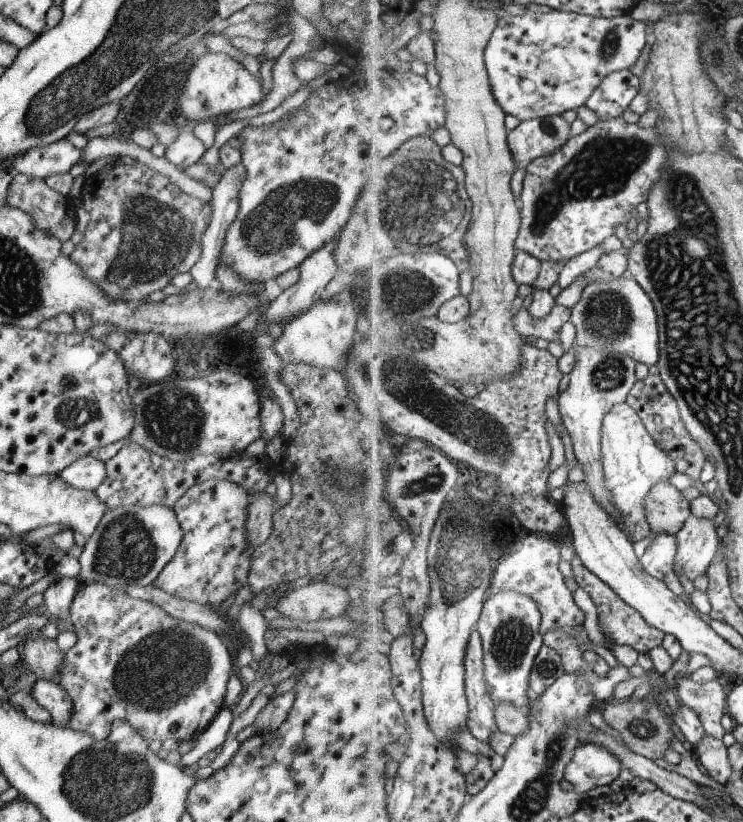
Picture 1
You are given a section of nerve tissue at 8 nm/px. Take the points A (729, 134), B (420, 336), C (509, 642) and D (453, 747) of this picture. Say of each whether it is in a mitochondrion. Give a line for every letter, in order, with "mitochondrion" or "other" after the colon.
A: other
B: mitochondrion
C: mitochondrion
D: other

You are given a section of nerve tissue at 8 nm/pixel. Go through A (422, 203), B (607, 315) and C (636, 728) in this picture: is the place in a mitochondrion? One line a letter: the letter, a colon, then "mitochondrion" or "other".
A: mitochondrion
B: mitochondrion
C: mitochondrion

